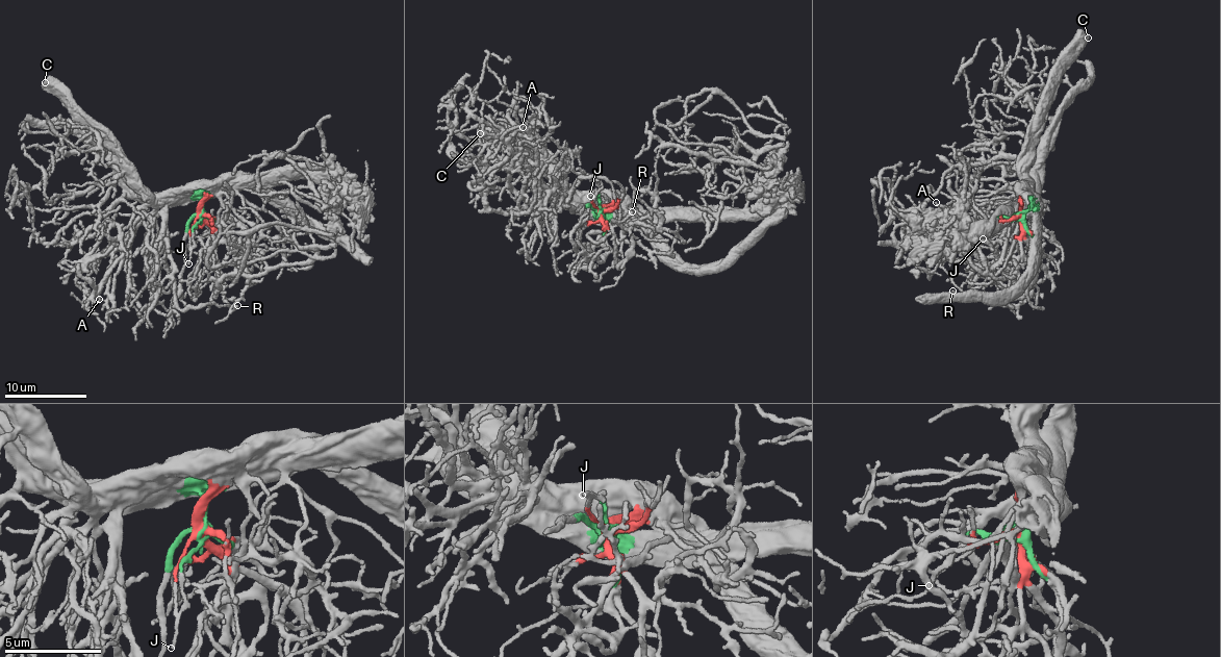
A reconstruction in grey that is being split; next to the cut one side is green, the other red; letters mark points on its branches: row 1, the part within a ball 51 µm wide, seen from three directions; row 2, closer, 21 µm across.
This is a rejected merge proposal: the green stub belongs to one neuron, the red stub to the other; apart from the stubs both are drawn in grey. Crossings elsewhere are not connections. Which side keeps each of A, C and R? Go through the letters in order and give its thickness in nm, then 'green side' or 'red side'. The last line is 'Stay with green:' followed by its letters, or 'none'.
A: calibre 170 nm; green side
C: calibre 600 nm; red side
R: calibre 170 nm; red side
Stay with green: A

